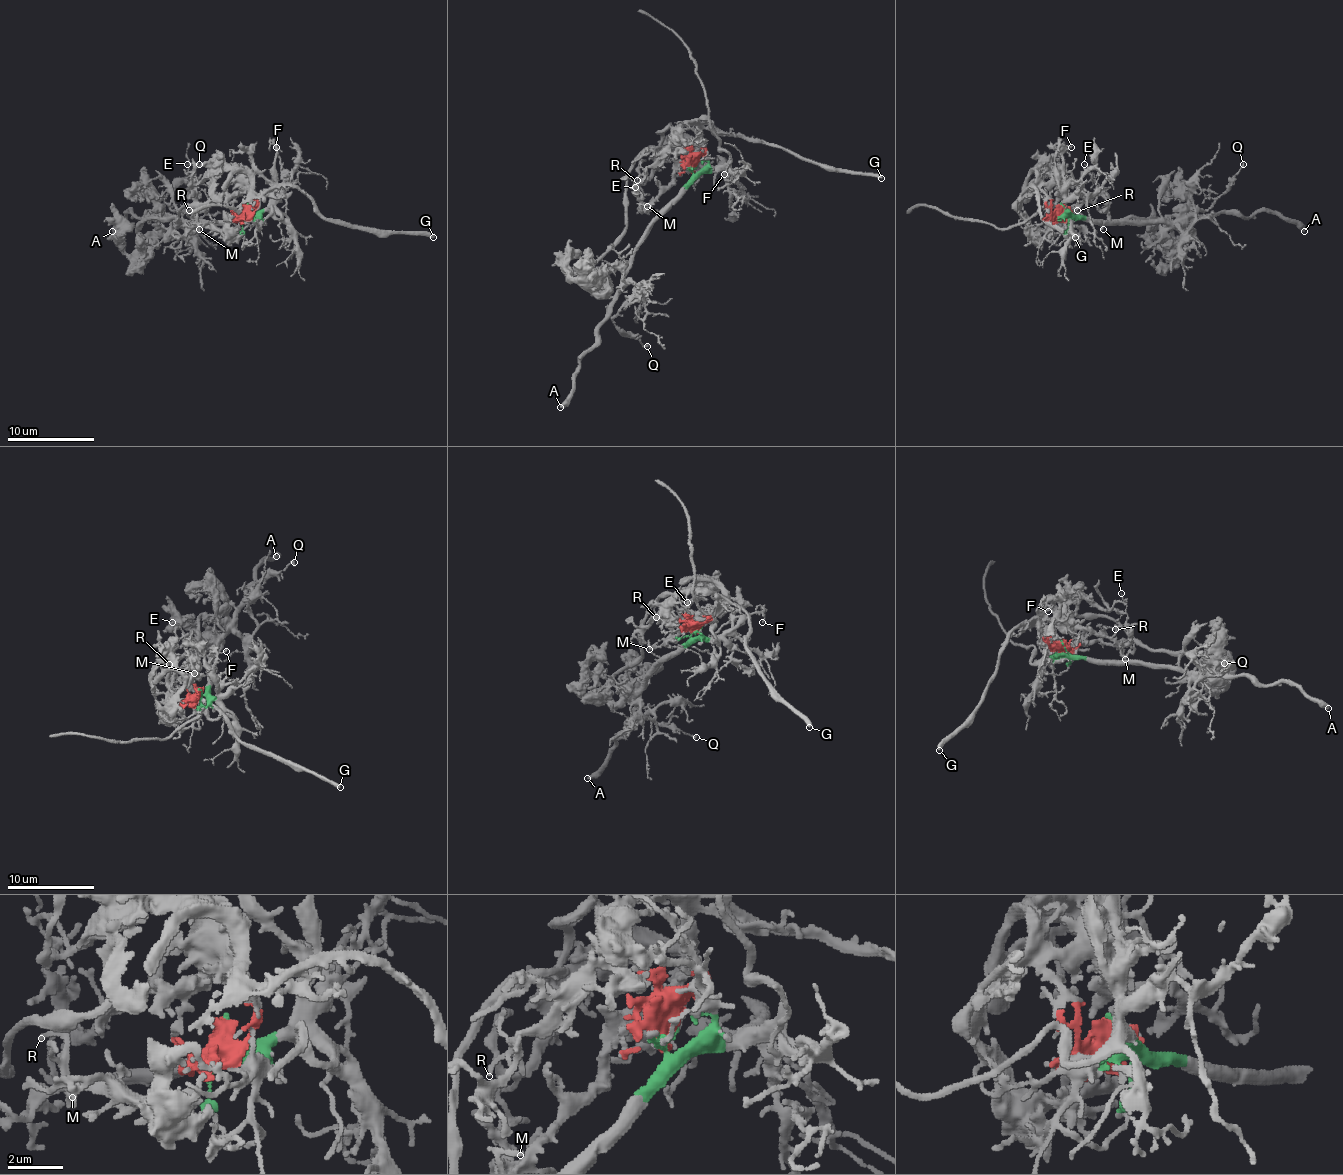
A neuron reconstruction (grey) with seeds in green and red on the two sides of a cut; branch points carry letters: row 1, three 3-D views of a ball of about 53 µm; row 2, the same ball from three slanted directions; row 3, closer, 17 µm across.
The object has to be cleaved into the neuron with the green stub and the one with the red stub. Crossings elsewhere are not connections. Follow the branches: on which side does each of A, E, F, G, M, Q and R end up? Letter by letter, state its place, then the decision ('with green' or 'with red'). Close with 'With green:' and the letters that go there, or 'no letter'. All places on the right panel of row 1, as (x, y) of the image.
A: (1304, 231) | with green
E: (1084, 164) | with red
F: (1071, 147) | with green
G: (1075, 237) | with red
M: (1103, 229) | with red
Q: (1243, 164) | with green
R: (1077, 210) | with red
With green: A, F, Q

